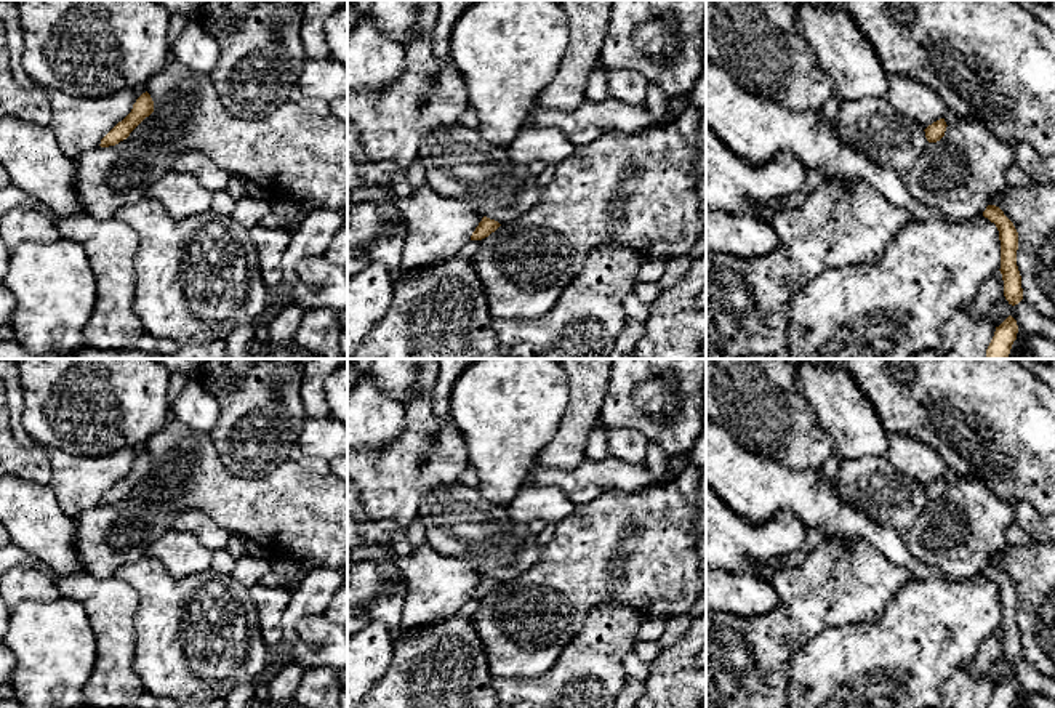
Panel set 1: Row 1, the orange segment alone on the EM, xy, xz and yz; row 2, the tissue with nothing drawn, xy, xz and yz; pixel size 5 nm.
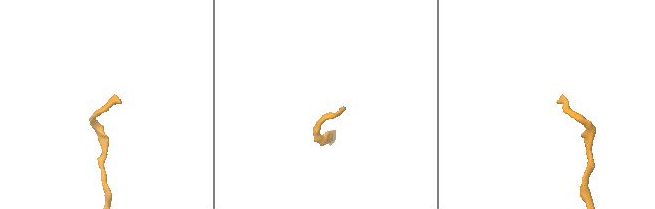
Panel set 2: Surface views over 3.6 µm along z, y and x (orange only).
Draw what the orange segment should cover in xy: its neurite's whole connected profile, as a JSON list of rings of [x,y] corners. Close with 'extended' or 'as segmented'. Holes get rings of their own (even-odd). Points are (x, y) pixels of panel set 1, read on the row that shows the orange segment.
[[[142,93],[133,104],[131,112],[118,122],[102,139],[101,147],[115,146],[120,141],[126,139],[130,133],[150,114],[154,112],[154,101],[150,95]]]; as segmented

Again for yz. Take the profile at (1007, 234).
[[[988,205],[983,216],[996,224],[1001,240],[1001,274],[1004,280],[1004,296],[1015,306],[1023,300],[1021,276],[1017,266],[1018,232],[1013,223],[996,205]]]; as segmented

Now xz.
[[[483,216],[475,231],[472,232],[471,240],[482,240],[495,232],[499,226],[501,224],[498,221]]]; as segmented

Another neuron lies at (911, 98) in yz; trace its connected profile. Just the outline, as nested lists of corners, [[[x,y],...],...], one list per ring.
[[[887,74],[885,99],[900,114],[917,122],[922,130],[943,119],[948,111],[933,90],[917,80],[898,74]]]

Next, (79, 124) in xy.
[[[46,90],[50,96],[50,128],[62,154],[77,160],[93,151],[101,139],[122,122],[136,103],[134,90],[120,90],[104,98],[78,98]]]

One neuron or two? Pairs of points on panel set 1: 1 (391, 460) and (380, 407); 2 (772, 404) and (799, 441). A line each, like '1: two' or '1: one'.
1: two
2: one

